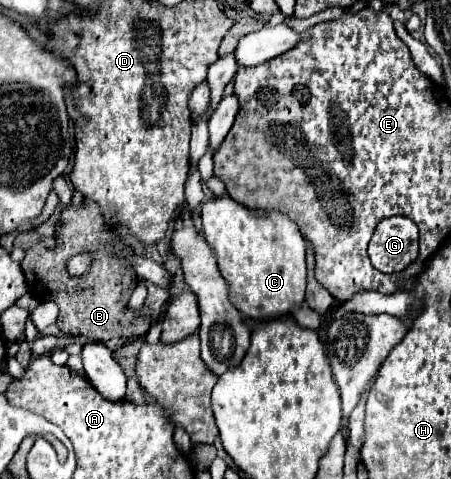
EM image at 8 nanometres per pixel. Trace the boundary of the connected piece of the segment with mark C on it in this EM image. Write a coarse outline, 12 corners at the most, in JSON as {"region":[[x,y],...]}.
{"region":[[223,194],[201,206],[229,300],[257,320],[305,302],[305,238]]}

